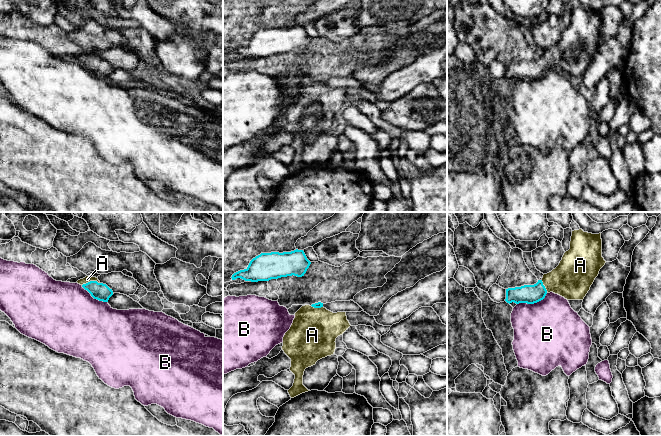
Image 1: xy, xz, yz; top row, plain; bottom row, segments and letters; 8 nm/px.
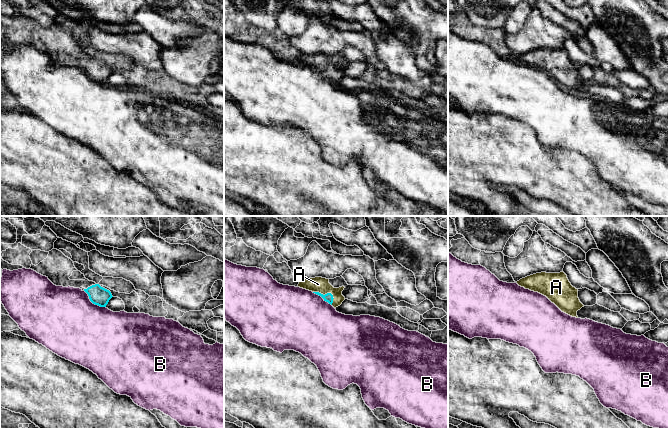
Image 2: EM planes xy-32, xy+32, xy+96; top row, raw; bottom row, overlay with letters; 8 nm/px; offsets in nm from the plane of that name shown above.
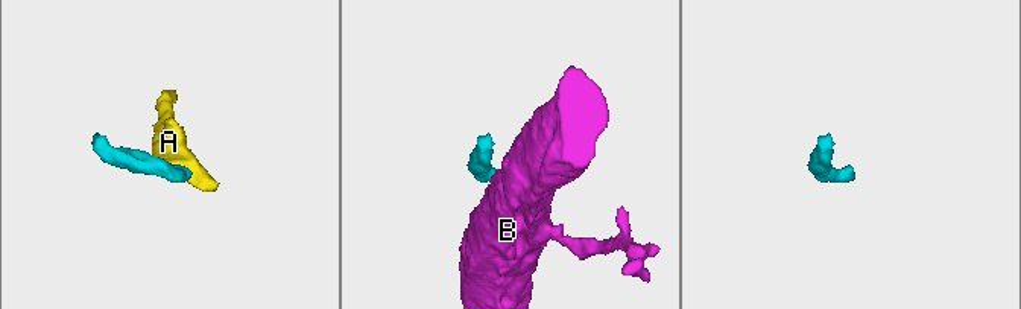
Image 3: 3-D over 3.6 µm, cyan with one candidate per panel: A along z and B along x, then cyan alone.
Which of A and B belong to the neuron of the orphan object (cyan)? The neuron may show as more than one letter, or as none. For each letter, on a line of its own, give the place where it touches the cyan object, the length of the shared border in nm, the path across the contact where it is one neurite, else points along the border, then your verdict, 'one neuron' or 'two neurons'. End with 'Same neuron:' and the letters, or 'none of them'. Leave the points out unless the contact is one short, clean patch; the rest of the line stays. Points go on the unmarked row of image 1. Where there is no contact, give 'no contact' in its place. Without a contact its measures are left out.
A: xy (90, 57) | 150 nm | across xy (99, 67), (90, 57), (87, 55) | one neuron
B: yz (533, 79) | 260 nm | along yz (547, 68), (542, 75), (536, 78), (517, 80) | two neurons
Same neuron: A

